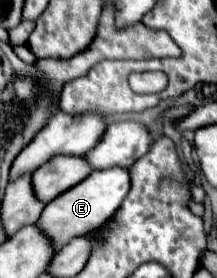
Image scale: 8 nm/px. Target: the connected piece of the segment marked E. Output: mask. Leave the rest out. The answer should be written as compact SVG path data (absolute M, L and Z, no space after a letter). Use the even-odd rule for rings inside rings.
M113 166L107 170L93 170L89 178L79 182L77 186L69 188L65 194L57 196L53 202L49 202L37 222L43 230L47 230L49 238L53 238L55 250L59 250L65 242L69 242L75 236L81 236L85 232L97 230L101 224L105 224L121 206L127 192L131 188L129 170L121 166Z

